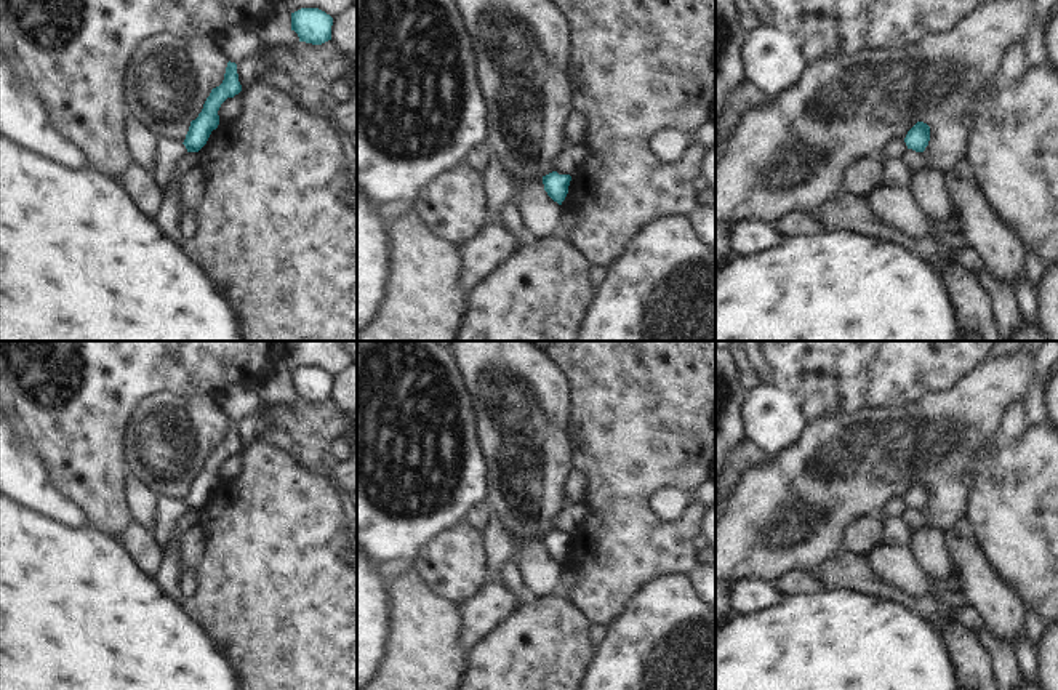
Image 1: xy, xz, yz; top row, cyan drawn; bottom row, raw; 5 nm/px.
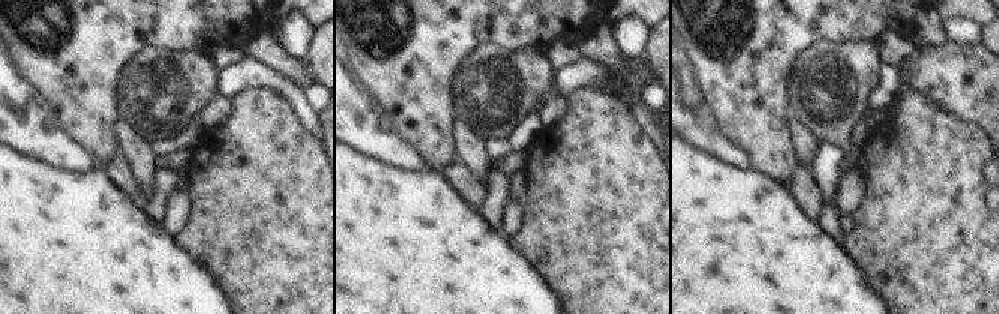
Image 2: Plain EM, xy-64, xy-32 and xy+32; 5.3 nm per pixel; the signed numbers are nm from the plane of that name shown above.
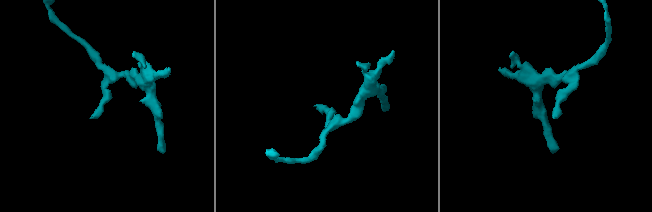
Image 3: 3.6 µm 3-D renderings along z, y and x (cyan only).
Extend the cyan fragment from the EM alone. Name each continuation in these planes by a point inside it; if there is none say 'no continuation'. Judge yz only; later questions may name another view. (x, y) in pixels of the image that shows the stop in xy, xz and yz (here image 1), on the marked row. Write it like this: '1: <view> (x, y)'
no continuation

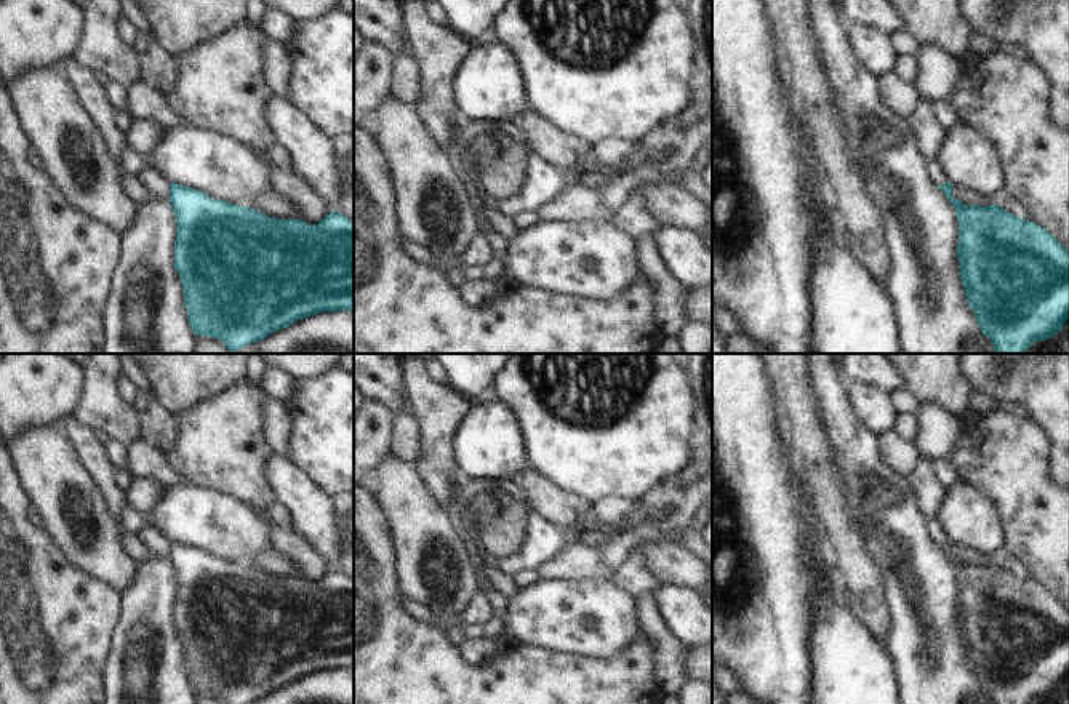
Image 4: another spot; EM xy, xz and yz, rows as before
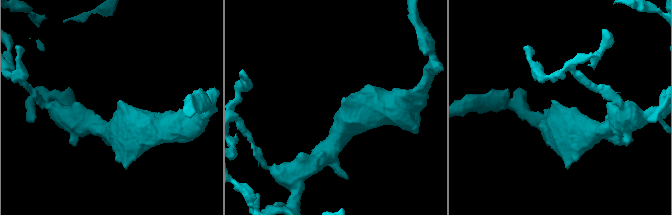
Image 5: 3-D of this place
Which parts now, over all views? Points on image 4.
1: yz (936, 175)

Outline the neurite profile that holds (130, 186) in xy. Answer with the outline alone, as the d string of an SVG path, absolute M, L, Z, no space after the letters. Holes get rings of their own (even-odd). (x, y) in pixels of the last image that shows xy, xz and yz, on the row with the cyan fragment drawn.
M122 173L120 174L120 186L123 194L133 202L133 203L139 203L144 202L147 197L147 190L139 184L139 181L128 174L128 173Z

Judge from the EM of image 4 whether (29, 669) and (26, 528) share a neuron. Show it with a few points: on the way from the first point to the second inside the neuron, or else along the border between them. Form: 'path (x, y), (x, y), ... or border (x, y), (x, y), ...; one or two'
path (26, 634), (26, 564); one

